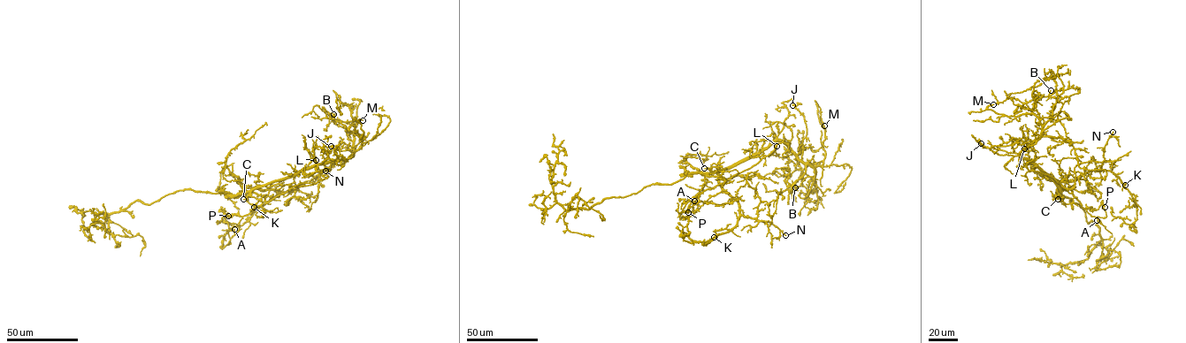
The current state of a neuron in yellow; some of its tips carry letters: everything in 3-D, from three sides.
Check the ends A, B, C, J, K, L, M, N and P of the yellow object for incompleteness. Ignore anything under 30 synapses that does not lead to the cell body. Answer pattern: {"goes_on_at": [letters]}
{"goes_on_at": ["C"]}

